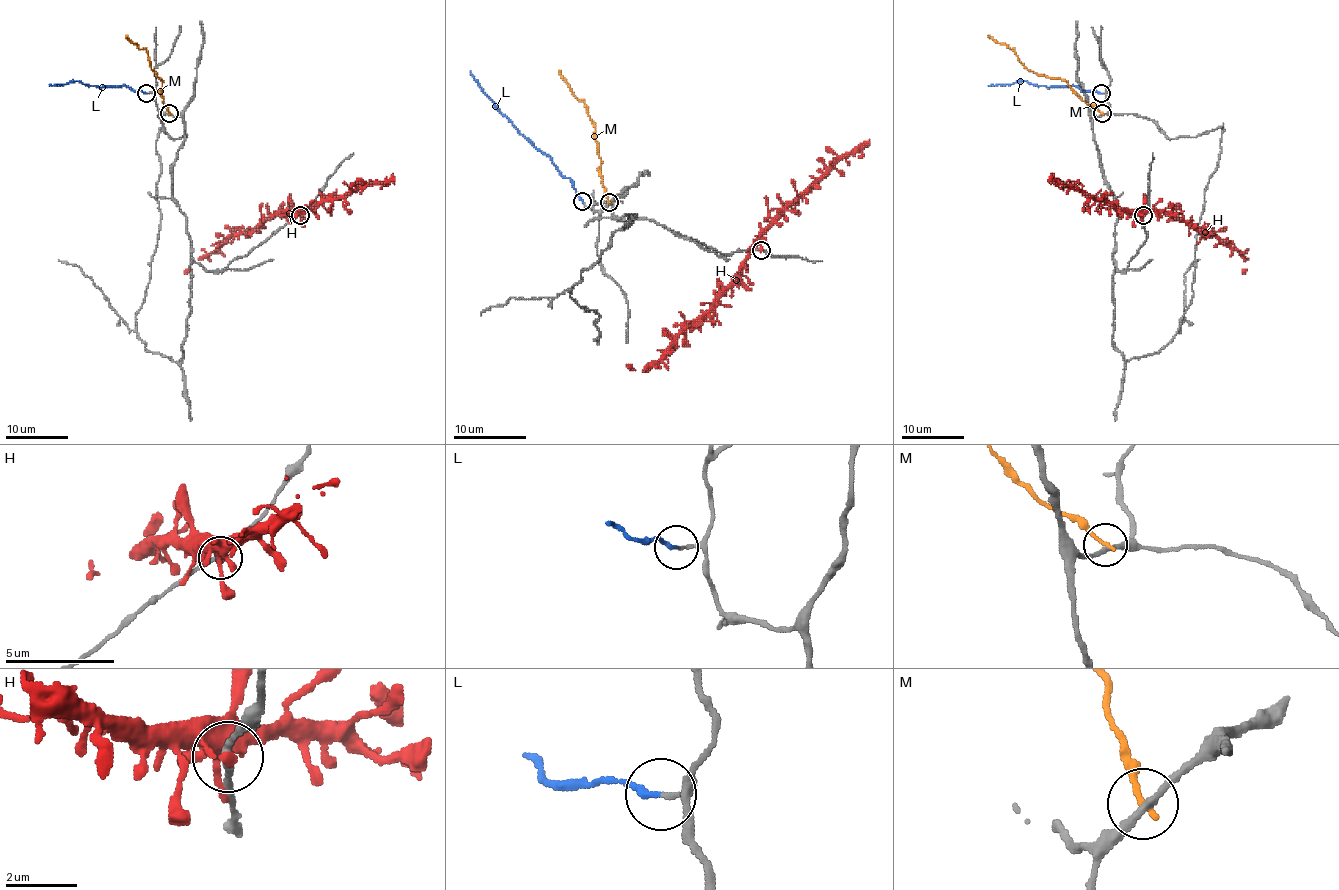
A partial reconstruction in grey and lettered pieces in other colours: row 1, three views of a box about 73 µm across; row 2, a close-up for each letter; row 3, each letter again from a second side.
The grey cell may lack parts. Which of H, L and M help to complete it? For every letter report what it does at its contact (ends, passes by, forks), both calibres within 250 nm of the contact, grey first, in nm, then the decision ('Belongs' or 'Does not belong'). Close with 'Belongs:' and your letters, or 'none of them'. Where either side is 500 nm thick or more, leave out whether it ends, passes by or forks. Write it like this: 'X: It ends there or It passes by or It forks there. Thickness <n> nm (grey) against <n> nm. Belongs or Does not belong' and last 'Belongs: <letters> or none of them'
H: It ends there. Thickness 160 nm (grey) against 240 nm. Does not belong
L: It ends there. Thickness 140 nm (grey) against 190 nm. Belongs
M: It ends there. Thickness 220 nm (grey) against 180 nm. Does not belong
Belongs: L

